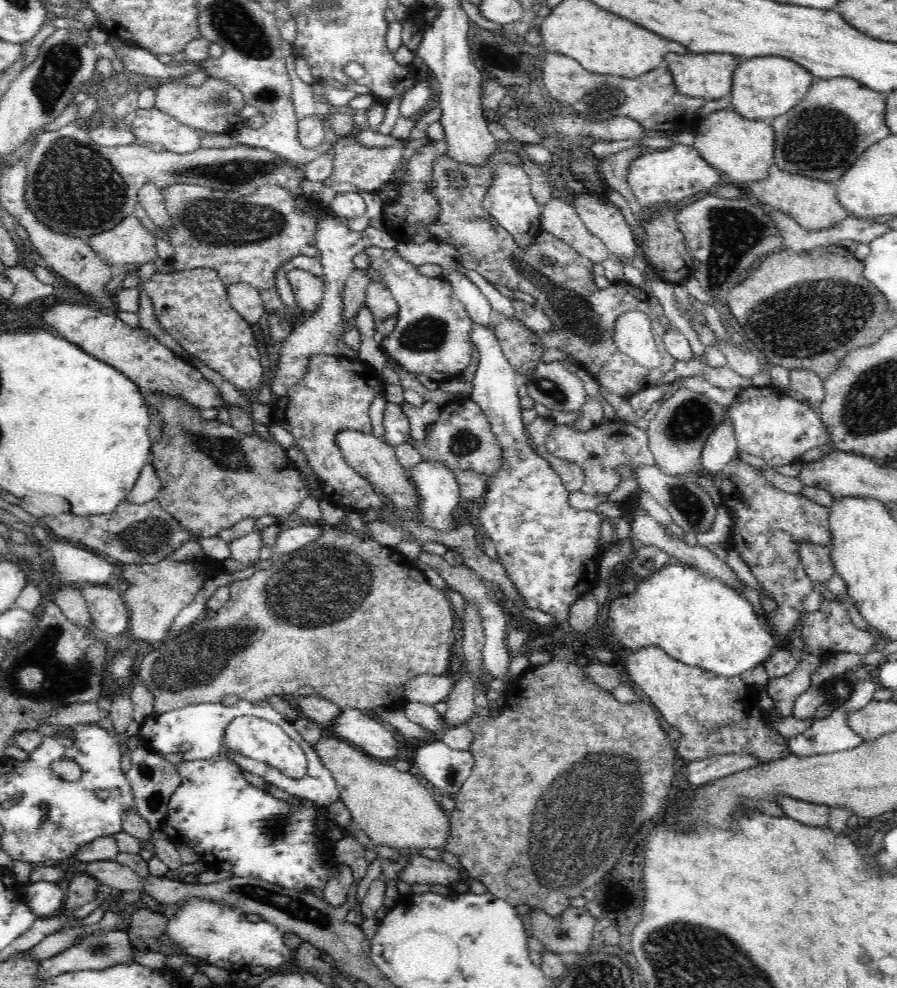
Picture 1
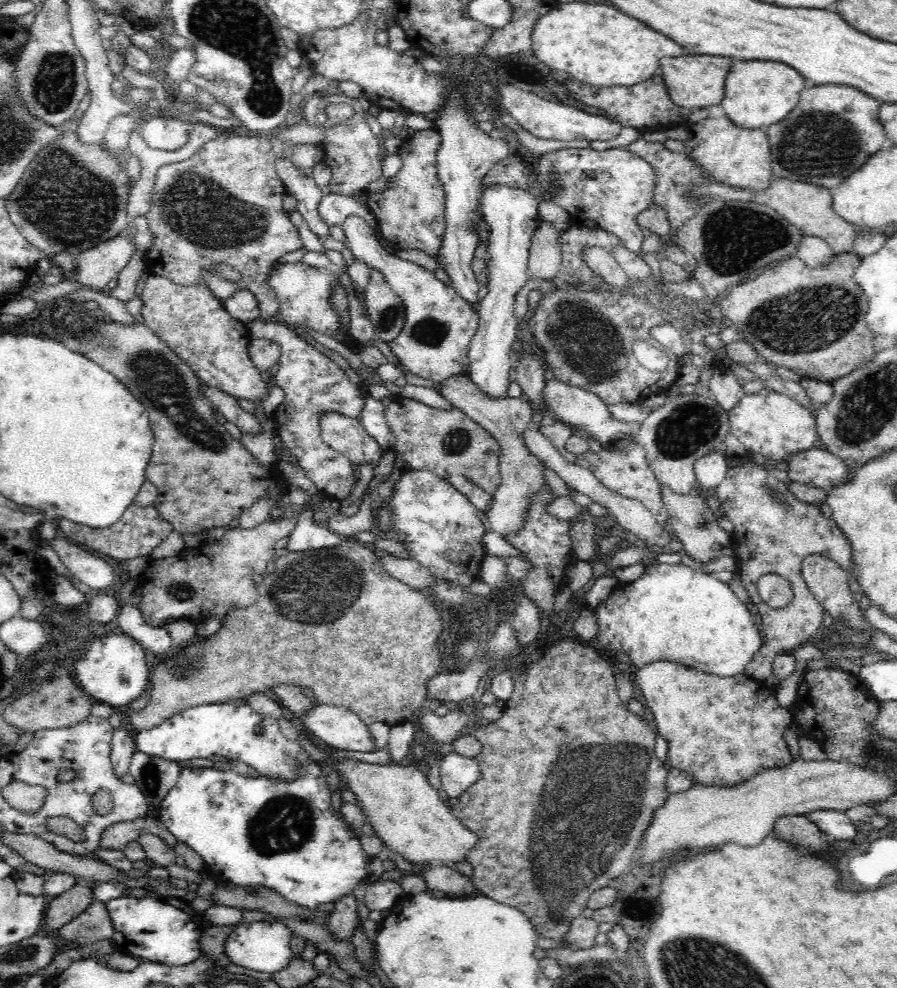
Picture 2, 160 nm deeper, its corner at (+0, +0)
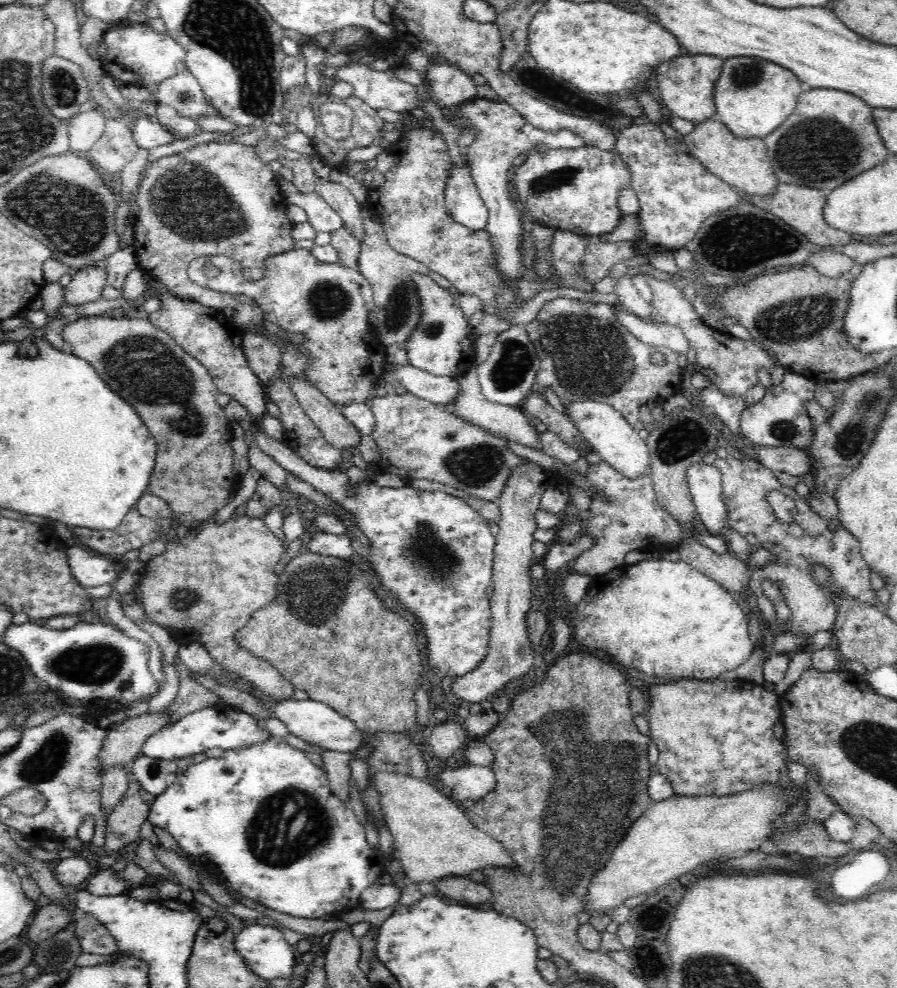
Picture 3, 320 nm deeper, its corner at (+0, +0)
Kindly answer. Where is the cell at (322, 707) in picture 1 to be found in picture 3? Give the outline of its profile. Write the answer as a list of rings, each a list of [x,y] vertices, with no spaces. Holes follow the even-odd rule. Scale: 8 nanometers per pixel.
[[[234,514],[224,524],[216,524],[212,517],[206,519],[206,522],[190,526],[186,537],[179,538],[178,542],[168,542],[164,553],[150,558],[141,573],[138,603],[143,606],[145,620],[165,628],[180,645],[198,642],[218,665],[250,681],[270,699],[292,699],[295,689],[293,684],[266,660],[256,658],[248,650],[242,649],[234,639],[238,630],[248,624],[258,608],[270,604],[276,598],[279,576],[274,572],[274,567],[286,554],[289,543],[287,539],[280,540],[265,524],[264,518],[251,518],[246,514]]]

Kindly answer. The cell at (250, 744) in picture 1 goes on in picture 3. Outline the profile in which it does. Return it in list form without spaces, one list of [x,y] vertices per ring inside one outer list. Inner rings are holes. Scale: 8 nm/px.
[[[270,737],[268,741],[240,749],[225,750],[219,758],[208,758],[202,762],[190,765],[176,780],[156,797],[156,801],[149,810],[149,821],[154,826],[167,830],[178,846],[185,854],[196,856],[207,864],[206,871],[222,881],[230,882],[231,886],[240,891],[244,896],[264,903],[278,912],[291,914],[302,918],[320,918],[325,914],[334,914],[335,917],[344,911],[352,910],[361,906],[361,894],[365,888],[378,880],[383,872],[382,853],[375,847],[370,846],[365,833],[365,826],[354,814],[354,808],[341,800],[329,785],[327,774],[320,769],[310,758],[306,757],[303,750],[290,746],[282,737]]]

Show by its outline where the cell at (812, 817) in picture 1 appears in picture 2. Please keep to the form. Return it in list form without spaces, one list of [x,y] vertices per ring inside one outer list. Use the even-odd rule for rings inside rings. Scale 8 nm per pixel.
[[[836,809],[818,810],[804,815],[816,823],[820,831],[830,834],[835,840],[850,840],[858,830],[846,813]]]

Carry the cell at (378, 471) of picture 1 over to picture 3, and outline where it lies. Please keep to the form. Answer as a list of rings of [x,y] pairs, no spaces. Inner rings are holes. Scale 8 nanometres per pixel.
[[[292,377],[289,387],[305,413],[334,448],[348,450],[359,445],[361,432],[312,383],[302,377]]]

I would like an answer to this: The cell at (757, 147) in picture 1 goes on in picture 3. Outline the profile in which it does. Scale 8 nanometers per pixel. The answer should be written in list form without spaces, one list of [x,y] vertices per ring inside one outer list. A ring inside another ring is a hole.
[[[709,119],[697,123],[692,132],[681,137],[681,142],[685,152],[701,162],[714,177],[740,192],[764,196],[774,194],[778,189],[780,183],[767,157],[767,146],[763,138],[738,138],[724,123]]]

